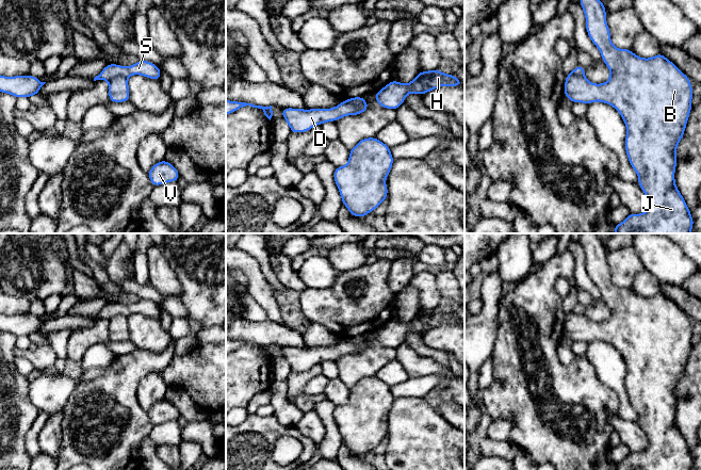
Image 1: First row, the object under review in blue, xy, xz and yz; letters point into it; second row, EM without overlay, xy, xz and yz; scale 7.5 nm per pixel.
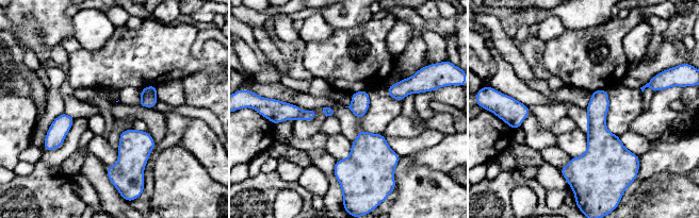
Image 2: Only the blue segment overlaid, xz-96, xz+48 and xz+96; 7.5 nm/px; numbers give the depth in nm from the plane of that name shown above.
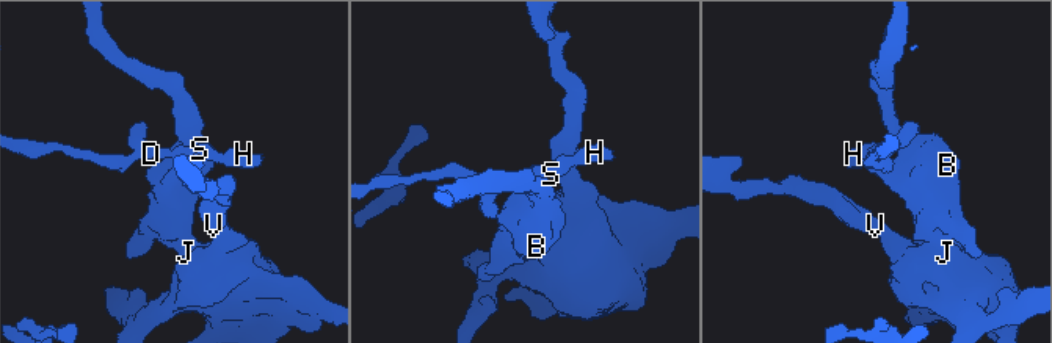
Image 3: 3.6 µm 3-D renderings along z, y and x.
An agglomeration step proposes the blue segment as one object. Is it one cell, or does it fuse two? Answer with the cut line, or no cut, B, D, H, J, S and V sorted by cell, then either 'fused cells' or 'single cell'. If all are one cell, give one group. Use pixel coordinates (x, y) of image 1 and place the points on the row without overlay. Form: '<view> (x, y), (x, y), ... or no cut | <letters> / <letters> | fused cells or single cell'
xz (348, 338), (361, 351) | B J V / D H S | fused cells

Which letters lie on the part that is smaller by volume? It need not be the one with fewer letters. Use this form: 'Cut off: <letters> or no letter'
Cut off: D, H, S

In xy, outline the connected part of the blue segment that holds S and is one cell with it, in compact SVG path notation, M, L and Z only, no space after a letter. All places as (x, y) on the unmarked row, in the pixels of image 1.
M140 298L136 303L127 306L118 303L107 303L102 310L94 317L94 320L110 320L117 314L128 317L132 313L141 313L160 321L161 312L161 308L156 303L149 299Z

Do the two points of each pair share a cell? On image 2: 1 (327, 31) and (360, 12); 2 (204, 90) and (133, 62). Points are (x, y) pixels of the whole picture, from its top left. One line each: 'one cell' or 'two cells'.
1: two cells
2: two cells

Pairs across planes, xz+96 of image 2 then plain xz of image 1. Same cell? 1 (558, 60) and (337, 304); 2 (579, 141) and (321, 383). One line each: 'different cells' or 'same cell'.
1: same cell
2: different cells

